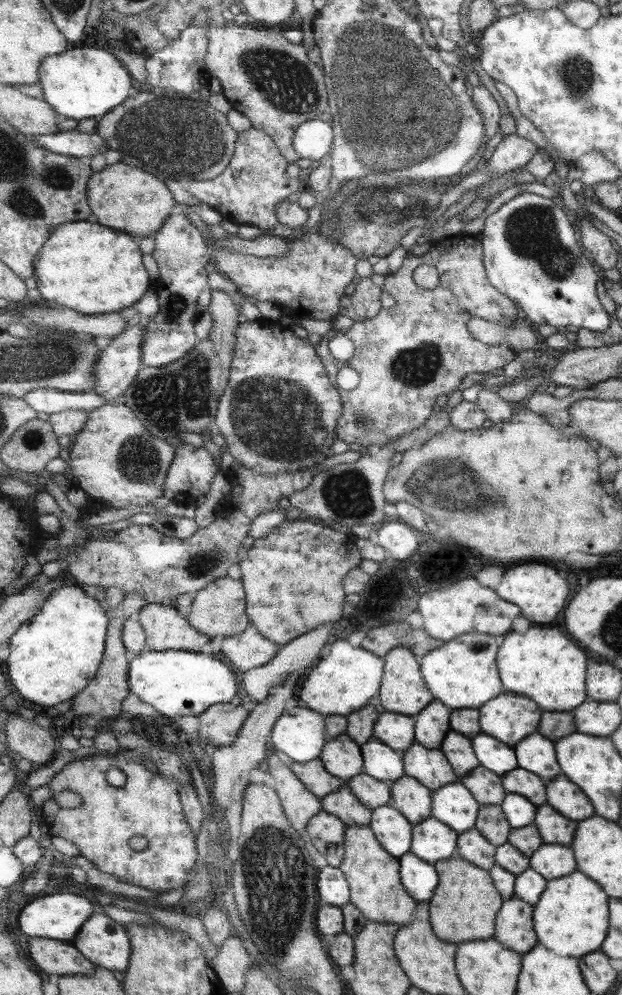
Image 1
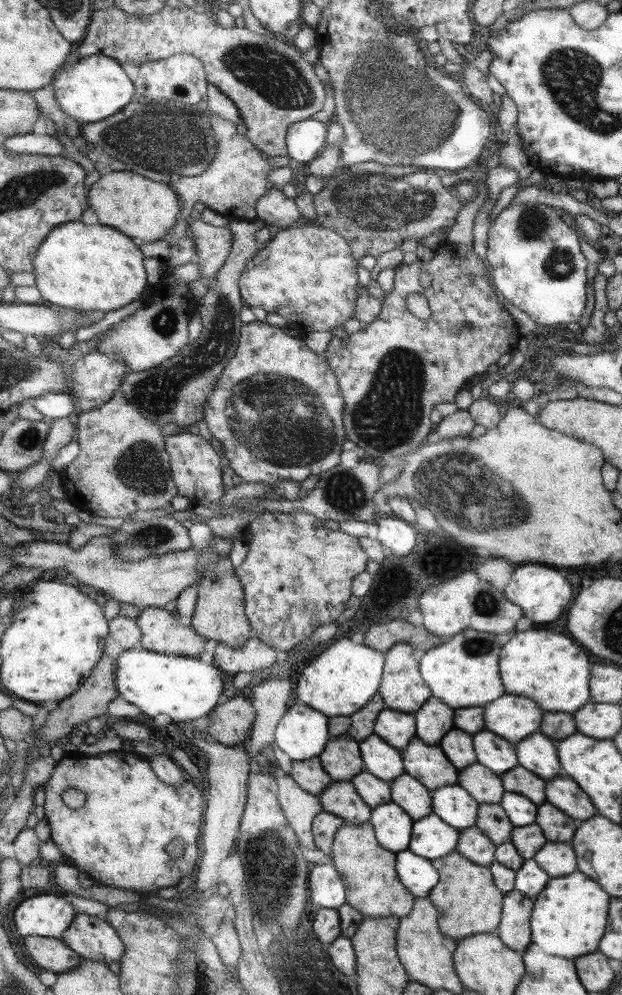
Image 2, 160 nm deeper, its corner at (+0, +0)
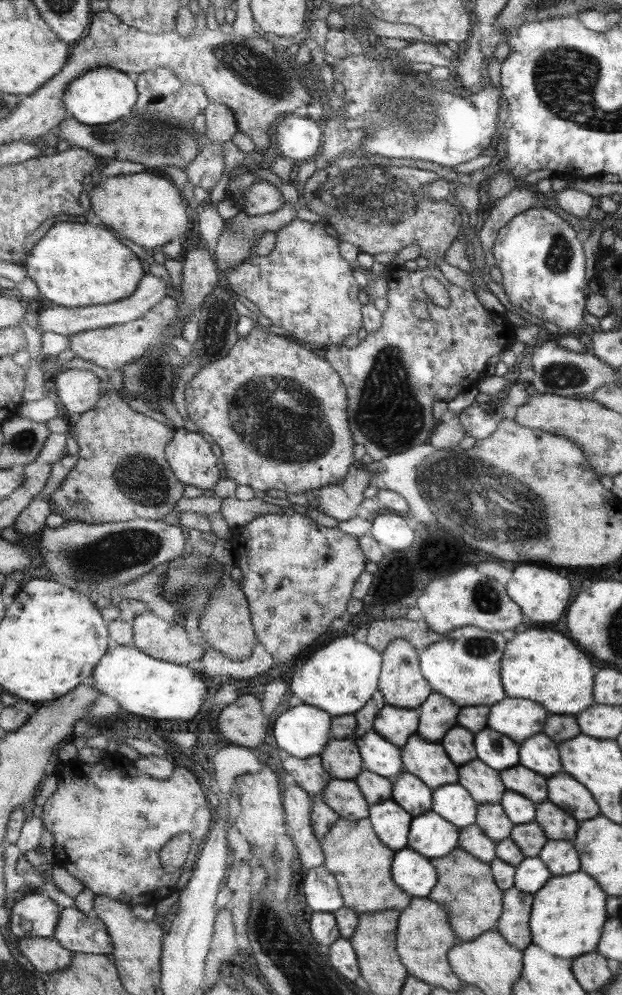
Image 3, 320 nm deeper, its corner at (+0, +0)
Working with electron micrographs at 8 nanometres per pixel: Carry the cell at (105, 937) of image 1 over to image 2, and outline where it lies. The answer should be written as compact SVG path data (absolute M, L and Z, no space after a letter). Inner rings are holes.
M77 913L61 939L82 957L105 965L120 963L125 954L125 943L115 927L95 915Z

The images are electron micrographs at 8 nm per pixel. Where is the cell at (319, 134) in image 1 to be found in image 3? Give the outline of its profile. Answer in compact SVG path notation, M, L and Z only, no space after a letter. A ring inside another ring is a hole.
M303 112L291 113L276 126L277 146L282 156L286 159L292 159L295 164L305 162L309 158L313 159L321 153L324 144L322 122L318 122L305 116Z

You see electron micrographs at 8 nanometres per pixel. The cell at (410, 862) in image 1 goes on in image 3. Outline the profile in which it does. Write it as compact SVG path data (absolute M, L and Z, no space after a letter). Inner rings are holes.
M411 847L396 851L392 873L394 881L413 898L427 898L438 885L438 870L434 863Z

